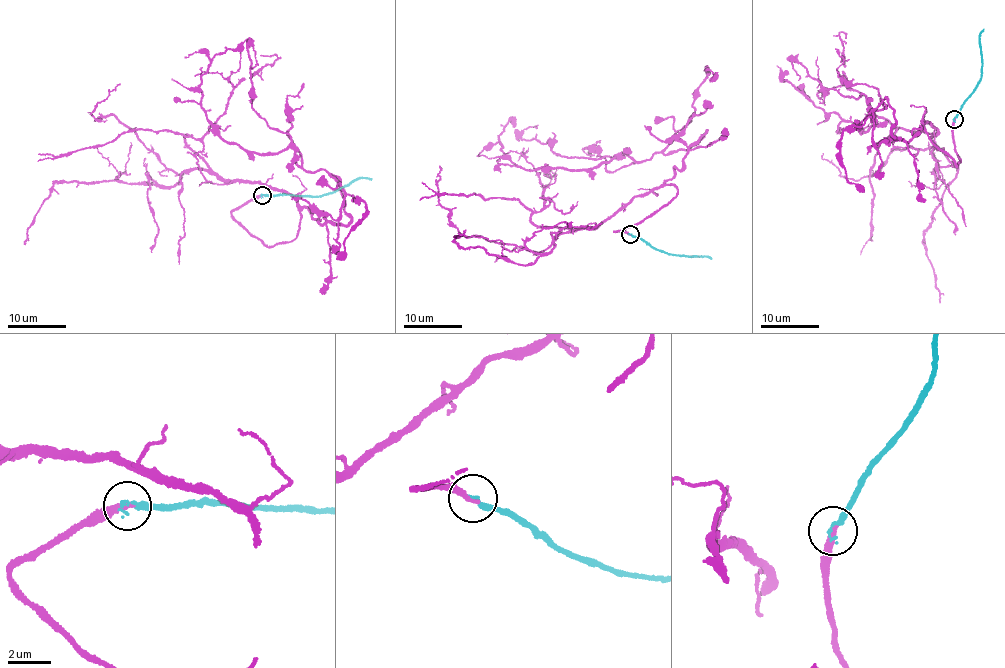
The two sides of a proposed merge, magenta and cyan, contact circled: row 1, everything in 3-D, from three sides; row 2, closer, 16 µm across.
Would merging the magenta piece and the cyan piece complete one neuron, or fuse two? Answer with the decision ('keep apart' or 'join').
join

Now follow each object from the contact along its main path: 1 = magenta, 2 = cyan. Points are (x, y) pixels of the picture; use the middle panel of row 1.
1: (629, 234), (615, 232), (676, 196), (666, 181), (707, 132), (643, 162), (531, 171), (501, 149), (513, 117)
2: (629, 234), (654, 248), (712, 259)

